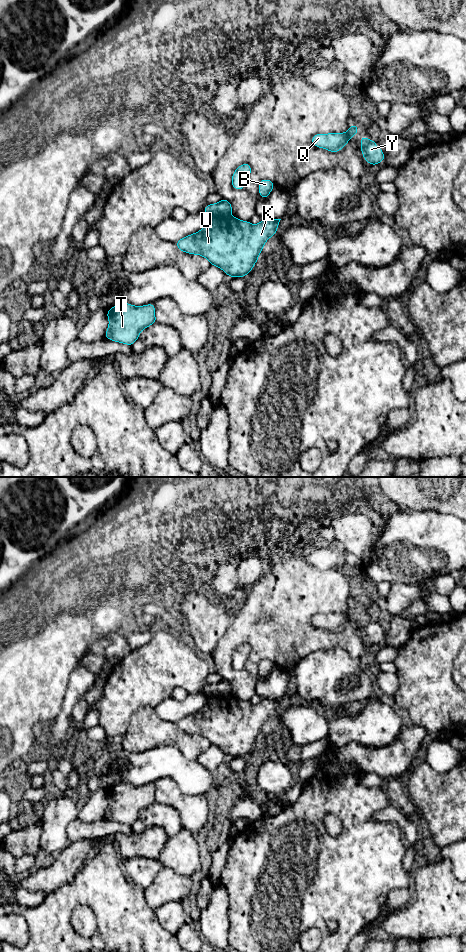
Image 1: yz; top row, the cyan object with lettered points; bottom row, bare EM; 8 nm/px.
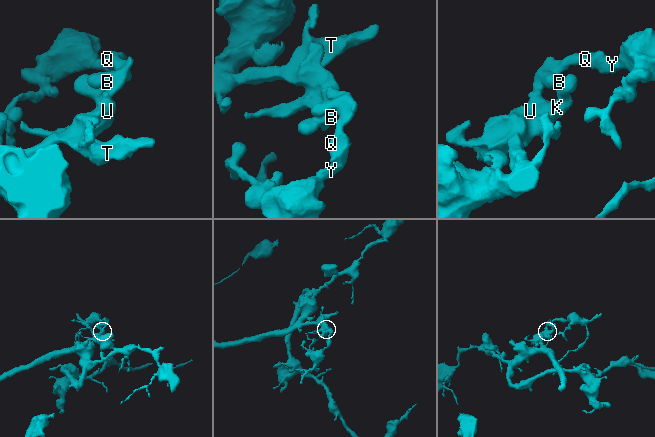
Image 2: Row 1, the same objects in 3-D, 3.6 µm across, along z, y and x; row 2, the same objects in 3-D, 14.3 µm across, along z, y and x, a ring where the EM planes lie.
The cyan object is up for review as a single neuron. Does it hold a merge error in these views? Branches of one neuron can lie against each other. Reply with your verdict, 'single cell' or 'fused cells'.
fused cells

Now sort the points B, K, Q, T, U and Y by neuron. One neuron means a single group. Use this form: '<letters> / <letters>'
B K T U / Q Y

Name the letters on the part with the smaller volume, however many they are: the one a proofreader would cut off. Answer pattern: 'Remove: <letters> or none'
Remove: Q, Y

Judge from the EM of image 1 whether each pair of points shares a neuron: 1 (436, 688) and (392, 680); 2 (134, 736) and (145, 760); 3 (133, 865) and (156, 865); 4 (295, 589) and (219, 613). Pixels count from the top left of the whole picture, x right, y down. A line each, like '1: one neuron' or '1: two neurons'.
1: two neurons
2: two neurons
3: one neuron
4: two neurons

